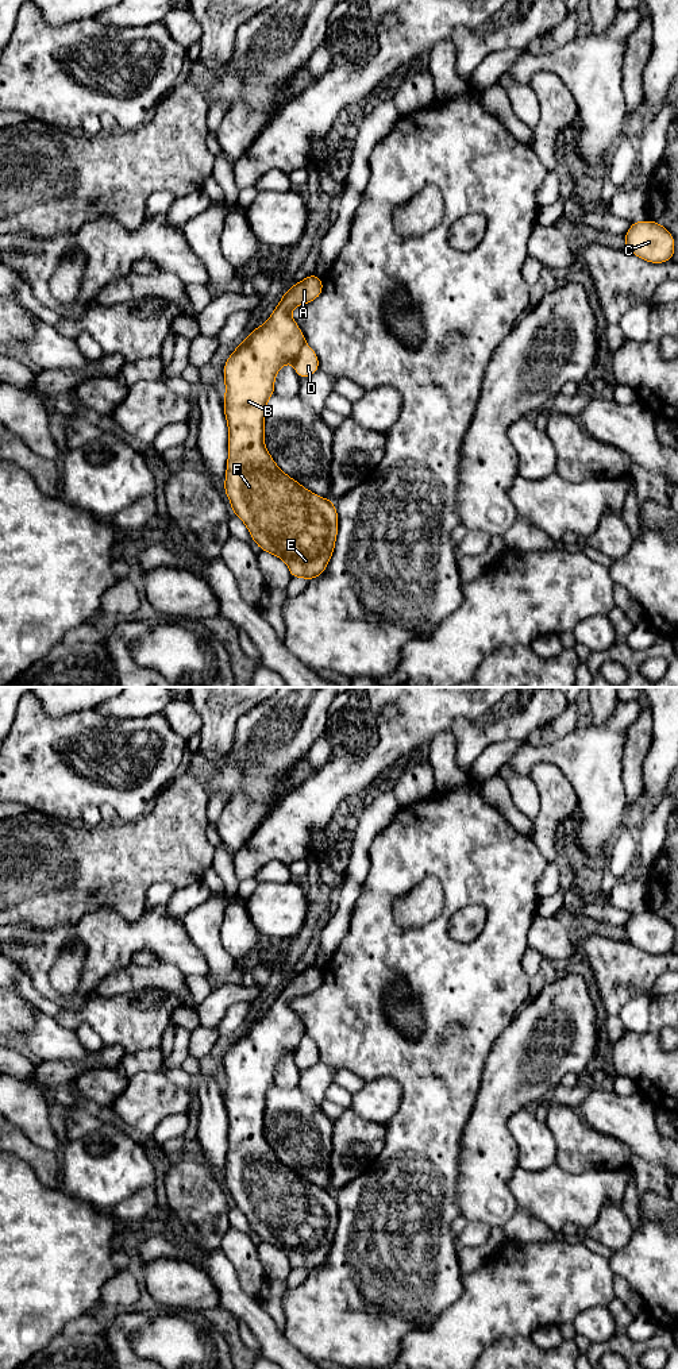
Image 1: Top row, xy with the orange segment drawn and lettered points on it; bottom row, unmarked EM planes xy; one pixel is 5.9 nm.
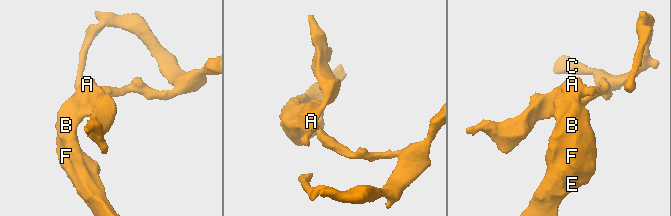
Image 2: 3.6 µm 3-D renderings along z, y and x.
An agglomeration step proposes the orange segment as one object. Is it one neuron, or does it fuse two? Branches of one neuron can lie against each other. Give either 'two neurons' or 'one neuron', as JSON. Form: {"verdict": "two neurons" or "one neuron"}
{"verdict": "two neurons"}

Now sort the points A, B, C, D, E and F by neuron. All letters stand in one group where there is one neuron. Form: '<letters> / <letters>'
A B E F / C D

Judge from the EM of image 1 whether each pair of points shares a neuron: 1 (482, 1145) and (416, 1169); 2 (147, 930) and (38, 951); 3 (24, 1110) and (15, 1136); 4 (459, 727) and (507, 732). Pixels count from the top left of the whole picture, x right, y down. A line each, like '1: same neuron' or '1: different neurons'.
1: different neurons
2: same neuron
3: different neurons
4: same neuron

